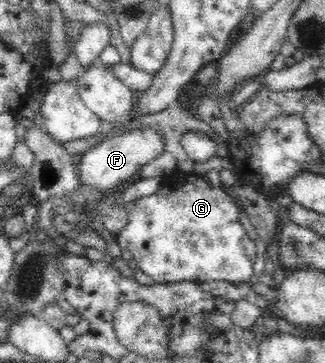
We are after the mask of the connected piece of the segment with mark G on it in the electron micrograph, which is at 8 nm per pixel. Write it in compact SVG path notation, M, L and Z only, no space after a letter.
M177 171L165 175L157 193L141 196L128 206L127 227L115 240L129 258L130 263L159 283L178 281L231 281L241 283L252 276L253 264L257 257L255 241L247 234L239 220L239 207L221 186L215 187L194 174Z

